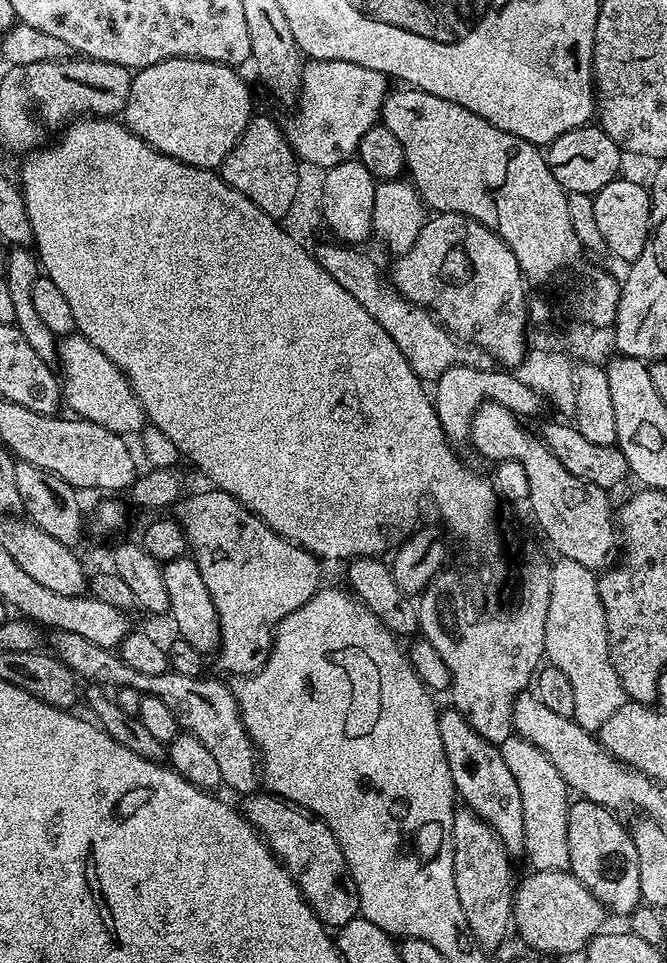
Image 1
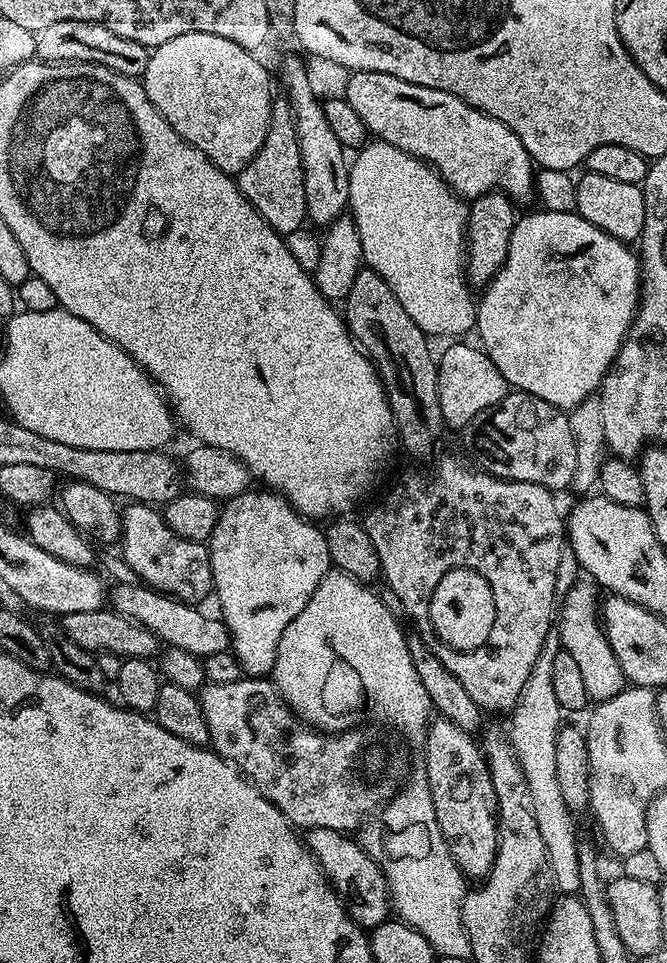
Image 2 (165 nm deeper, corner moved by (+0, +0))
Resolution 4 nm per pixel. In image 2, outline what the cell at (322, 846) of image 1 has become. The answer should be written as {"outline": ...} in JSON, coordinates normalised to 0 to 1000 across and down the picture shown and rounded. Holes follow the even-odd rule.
{"outline":[[[465,860],[459,864],[459,875],[468,889],[480,897],[487,912],[504,923],[516,936],[532,960],[547,966],[565,964],[574,955],[583,954],[589,946],[588,929],[582,913],[573,908],[567,895],[549,887],[549,883],[526,867],[493,860]]]}

